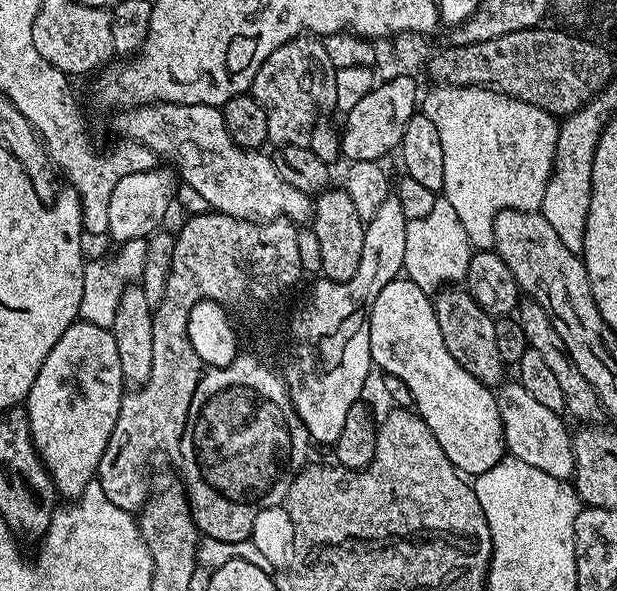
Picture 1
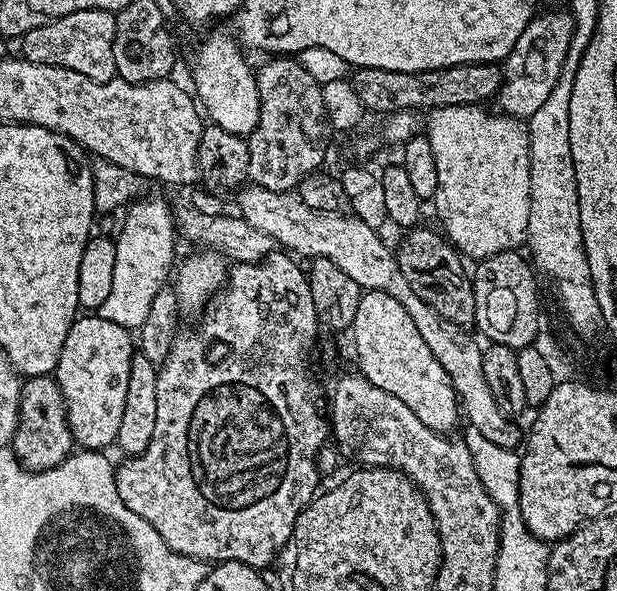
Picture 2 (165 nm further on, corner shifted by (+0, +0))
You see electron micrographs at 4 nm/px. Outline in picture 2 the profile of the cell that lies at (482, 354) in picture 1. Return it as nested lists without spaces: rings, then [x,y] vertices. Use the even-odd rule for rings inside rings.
[[[417,226],[405,231],[404,241],[400,248],[395,249],[402,278],[406,278],[406,282],[410,282],[410,290],[414,290],[414,294],[418,294],[418,298],[422,298],[426,306],[438,310],[442,318],[446,318],[451,324],[471,325],[476,319],[476,307],[469,273],[464,273],[465,261],[439,231],[436,233],[424,227]]]

